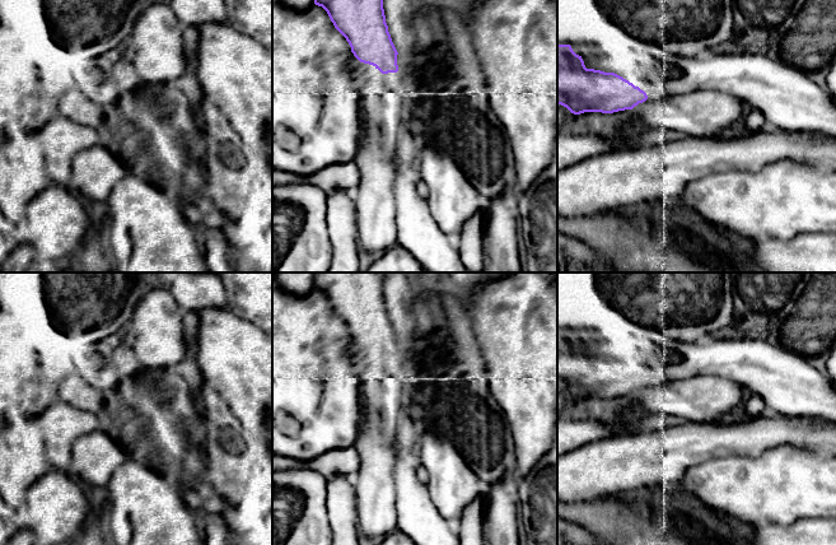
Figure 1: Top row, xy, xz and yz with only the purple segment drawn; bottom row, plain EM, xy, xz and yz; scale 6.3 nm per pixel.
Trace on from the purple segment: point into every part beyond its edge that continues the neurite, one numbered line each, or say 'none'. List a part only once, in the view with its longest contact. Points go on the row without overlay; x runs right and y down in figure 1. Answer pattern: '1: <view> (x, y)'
1: yz (790, 386)

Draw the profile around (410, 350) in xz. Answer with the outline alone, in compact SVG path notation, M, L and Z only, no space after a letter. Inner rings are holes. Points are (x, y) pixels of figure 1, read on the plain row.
M415 335L408 340L397 340L397 358L386 359L389 365L396 365L398 371L403 372L401 393L408 396L414 405L414 399L420 390L419 363L424 350L420 344L419 336Z

